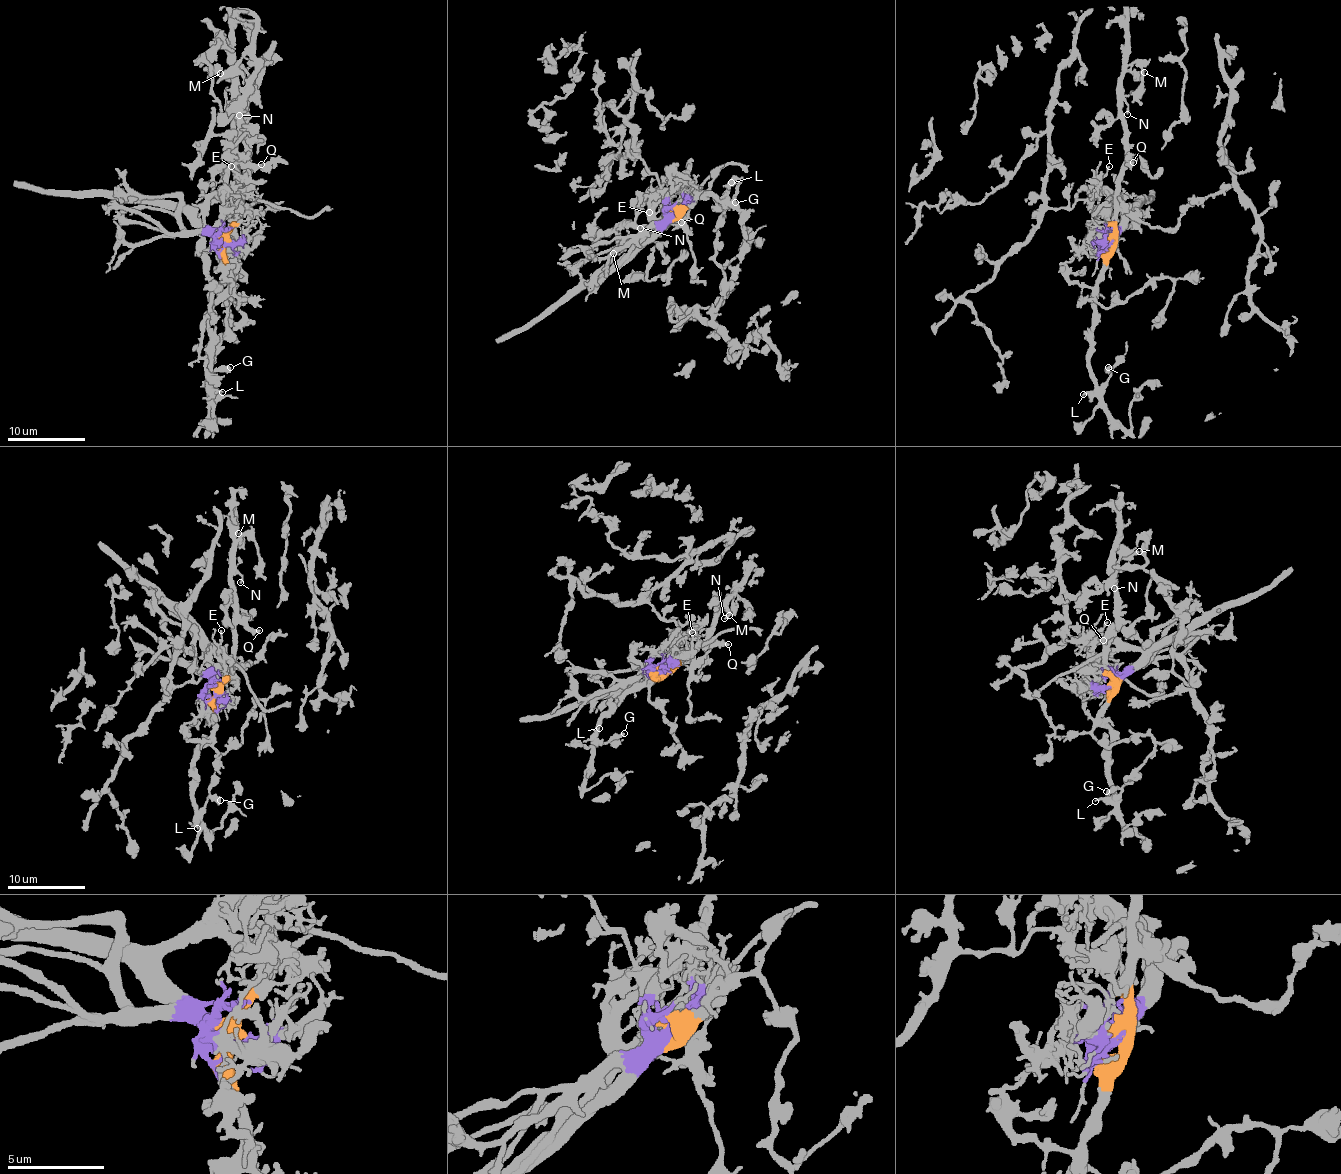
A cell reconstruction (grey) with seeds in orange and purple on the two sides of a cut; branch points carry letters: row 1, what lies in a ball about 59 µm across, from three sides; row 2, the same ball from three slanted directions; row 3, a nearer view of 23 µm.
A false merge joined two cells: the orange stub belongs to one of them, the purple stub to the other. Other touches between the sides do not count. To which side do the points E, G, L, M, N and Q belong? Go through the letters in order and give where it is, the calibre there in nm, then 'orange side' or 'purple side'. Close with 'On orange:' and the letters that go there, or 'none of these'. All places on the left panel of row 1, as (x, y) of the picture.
E: place (231, 166); calibre 170 nm; purple side
G: place (230, 367); calibre 360 nm; orange side
L: place (222, 392); calibre 190 nm; orange side
M: place (220, 73); calibre 280 nm; orange side
N: place (239, 115); calibre 170 nm; orange side
Q: place (261, 164); calibre 320 nm; orange side
On orange: G, L, M, N, Q

